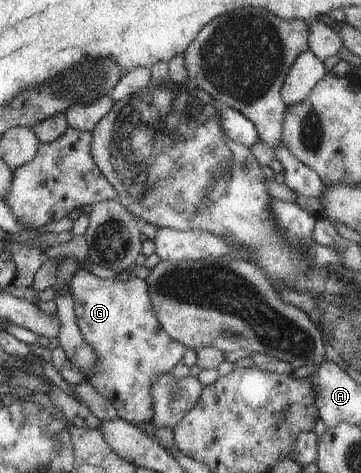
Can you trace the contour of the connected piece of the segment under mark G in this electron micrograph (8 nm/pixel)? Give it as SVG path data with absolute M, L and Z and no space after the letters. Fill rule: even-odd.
M79 267L75 276L63 286L71 294L75 302L75 318L83 340L93 348L97 354L97 364L89 370L86 381L102 394L116 407L117 416L125 422L141 426L154 418L153 396L151 386L155 378L161 374L170 372L171 369L181 362L185 354L185 346L181 348L181 342L162 328L161 322L155 316L150 302L150 290L147 282L140 278L132 277L129 280L104 279L95 276L88 269Z

